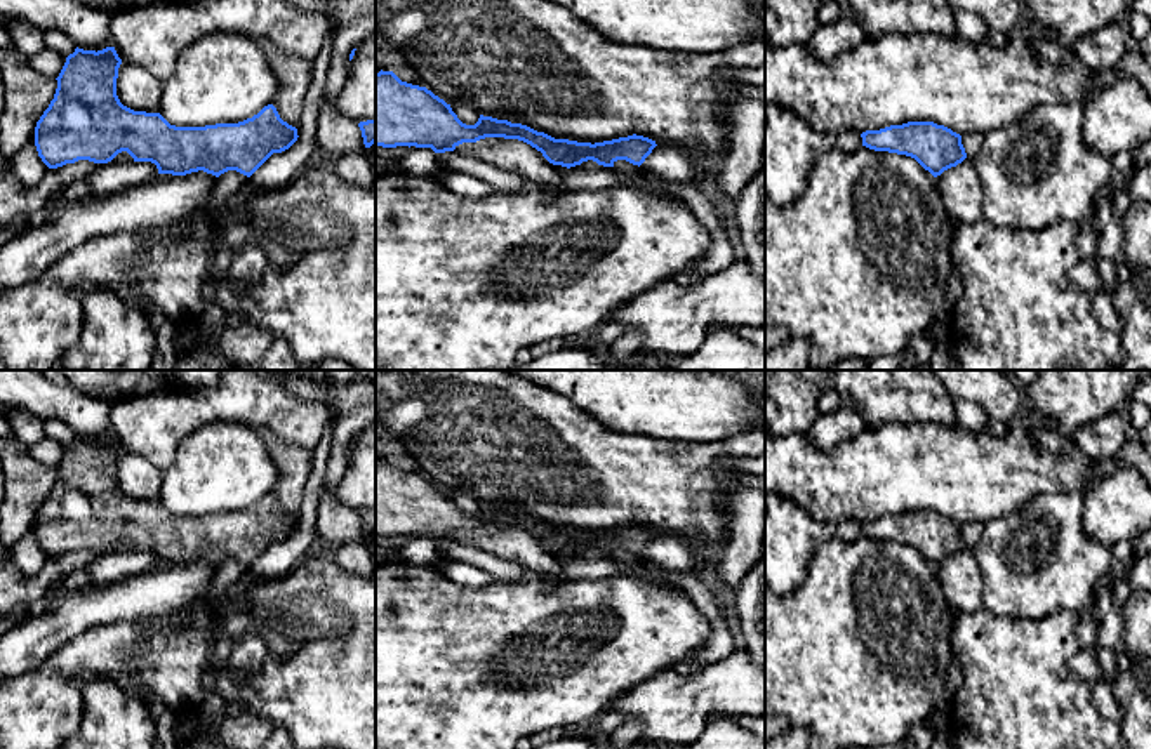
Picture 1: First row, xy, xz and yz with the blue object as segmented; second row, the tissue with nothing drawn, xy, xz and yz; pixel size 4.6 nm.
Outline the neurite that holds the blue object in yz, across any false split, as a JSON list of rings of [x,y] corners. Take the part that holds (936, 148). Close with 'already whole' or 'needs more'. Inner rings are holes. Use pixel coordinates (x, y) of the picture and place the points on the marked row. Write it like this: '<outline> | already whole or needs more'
[[[908,122],[861,134],[862,146],[915,158],[934,177],[967,158],[961,136],[934,122]]] | already whole

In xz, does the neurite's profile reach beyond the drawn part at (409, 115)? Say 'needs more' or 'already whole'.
already whole

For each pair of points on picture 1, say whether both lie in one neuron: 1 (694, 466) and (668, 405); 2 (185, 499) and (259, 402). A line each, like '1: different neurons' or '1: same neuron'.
1: different neurons
2: different neurons

